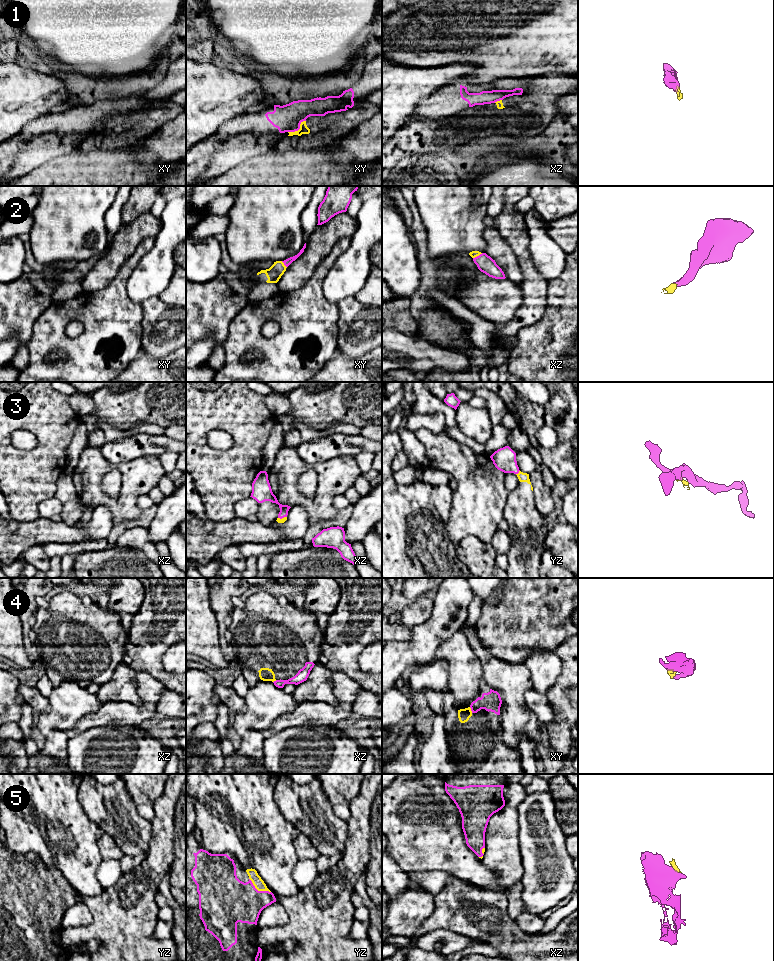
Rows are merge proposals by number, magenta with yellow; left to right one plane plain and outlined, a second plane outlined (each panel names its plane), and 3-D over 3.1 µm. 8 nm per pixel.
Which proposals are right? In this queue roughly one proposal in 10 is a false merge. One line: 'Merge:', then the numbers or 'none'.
Merge: 2, 3, 4, 5

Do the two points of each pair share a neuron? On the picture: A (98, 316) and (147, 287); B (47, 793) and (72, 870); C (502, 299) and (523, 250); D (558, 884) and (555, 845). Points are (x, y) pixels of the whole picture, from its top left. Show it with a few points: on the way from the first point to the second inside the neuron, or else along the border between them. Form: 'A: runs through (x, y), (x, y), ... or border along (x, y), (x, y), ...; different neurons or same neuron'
A: border along (131, 274), (127, 294), (141, 304); different neurons
B: runs through (61, 812), (73, 824), (80, 844), (78, 851); same neuron
C: border along (520, 284), (522, 303), (518, 307); different neurons
D: runs through (555, 874), (555, 855); same neuron

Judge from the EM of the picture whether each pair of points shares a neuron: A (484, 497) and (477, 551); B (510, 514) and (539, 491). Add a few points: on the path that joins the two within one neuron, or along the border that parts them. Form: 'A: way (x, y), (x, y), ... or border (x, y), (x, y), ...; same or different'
A: border (489, 543), (466, 535), (456, 545); different
B: border (528, 474), (534, 502); different

